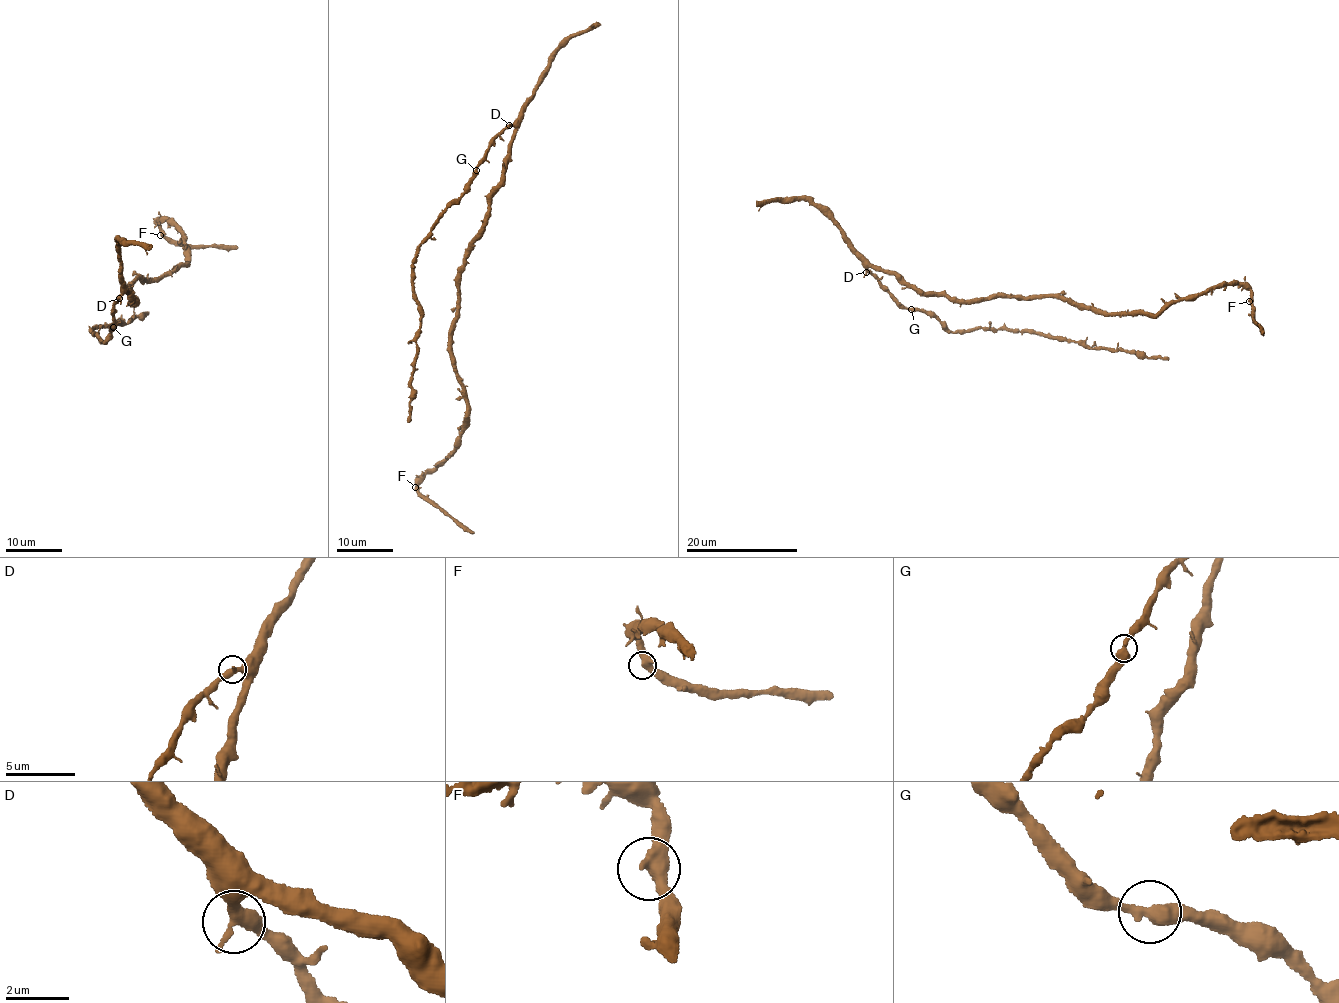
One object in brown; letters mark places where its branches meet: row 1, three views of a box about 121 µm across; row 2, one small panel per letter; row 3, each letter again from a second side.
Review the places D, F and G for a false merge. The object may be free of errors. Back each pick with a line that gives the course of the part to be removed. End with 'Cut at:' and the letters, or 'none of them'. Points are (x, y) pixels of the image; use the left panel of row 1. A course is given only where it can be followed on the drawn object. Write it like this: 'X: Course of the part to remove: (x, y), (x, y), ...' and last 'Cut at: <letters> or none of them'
Cut at: none of them

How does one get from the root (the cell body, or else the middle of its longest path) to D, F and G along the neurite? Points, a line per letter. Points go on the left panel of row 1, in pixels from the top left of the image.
D: (131, 304), (134, 301), (130, 301), (129, 293), (124, 290), (119, 298)
F: (131, 304), (139, 300), (130, 291), (137, 280), (189, 261), (174, 226), (161, 219), (160, 235)
G: (131, 304), (134, 301), (130, 301), (129, 293), (124, 290), (120, 294), (113, 327)

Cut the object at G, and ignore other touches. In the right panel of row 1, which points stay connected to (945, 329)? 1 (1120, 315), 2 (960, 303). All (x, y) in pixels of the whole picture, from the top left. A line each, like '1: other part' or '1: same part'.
1: other part
2: other part

